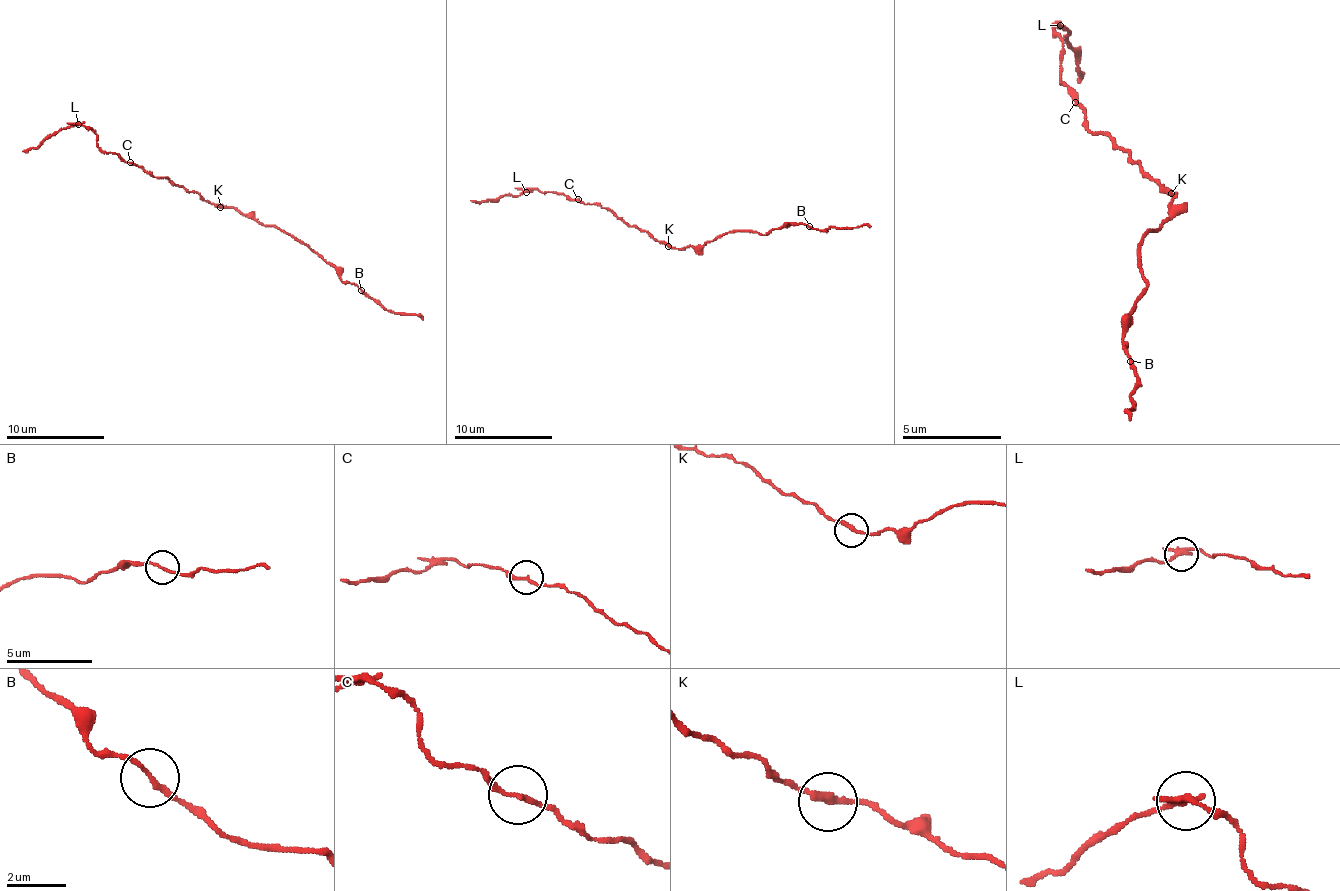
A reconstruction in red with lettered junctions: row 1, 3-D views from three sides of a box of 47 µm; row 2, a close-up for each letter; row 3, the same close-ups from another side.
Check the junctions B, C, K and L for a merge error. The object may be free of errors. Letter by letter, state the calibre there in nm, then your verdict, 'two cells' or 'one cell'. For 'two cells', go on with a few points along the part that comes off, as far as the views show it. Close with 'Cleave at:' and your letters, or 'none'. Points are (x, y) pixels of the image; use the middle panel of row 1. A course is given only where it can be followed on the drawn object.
B: 150 nm thick; one cell
C: 160 nm thick; one cell
K: 240 nm thick; one cell
L: 240 nm thick; two cells; foreign part runs (525, 192), (503, 195), (483, 202), (471, 200)
Cleave at: L

